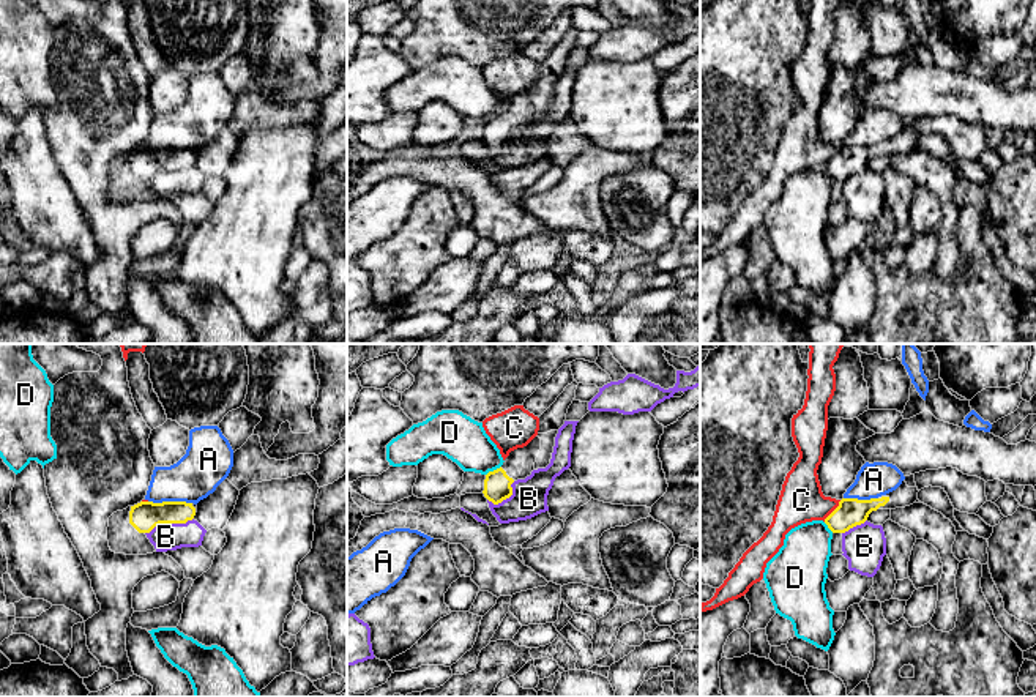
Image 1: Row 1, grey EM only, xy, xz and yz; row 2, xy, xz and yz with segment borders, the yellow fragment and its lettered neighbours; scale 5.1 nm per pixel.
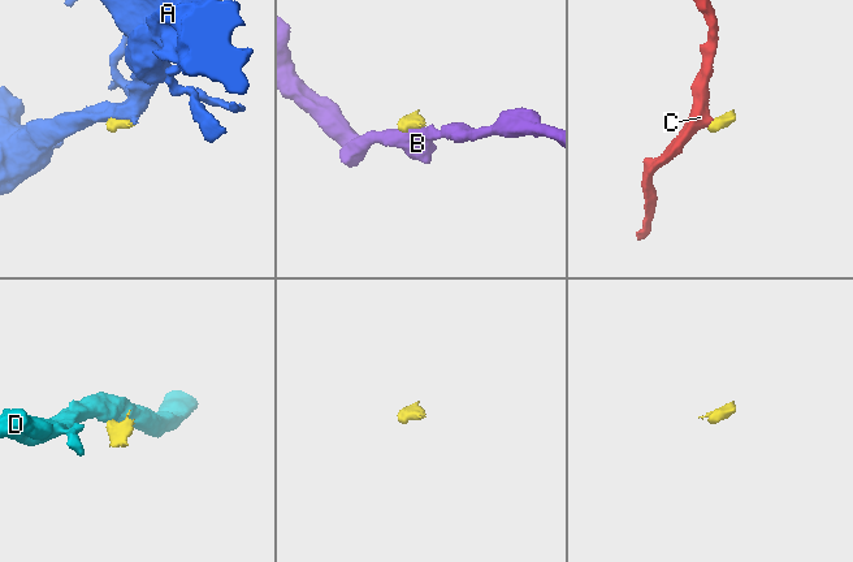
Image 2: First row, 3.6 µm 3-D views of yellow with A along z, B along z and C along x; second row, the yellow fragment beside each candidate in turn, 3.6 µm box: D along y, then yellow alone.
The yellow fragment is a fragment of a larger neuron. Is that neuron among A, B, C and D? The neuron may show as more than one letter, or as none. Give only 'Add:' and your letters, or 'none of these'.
Add: none of these

